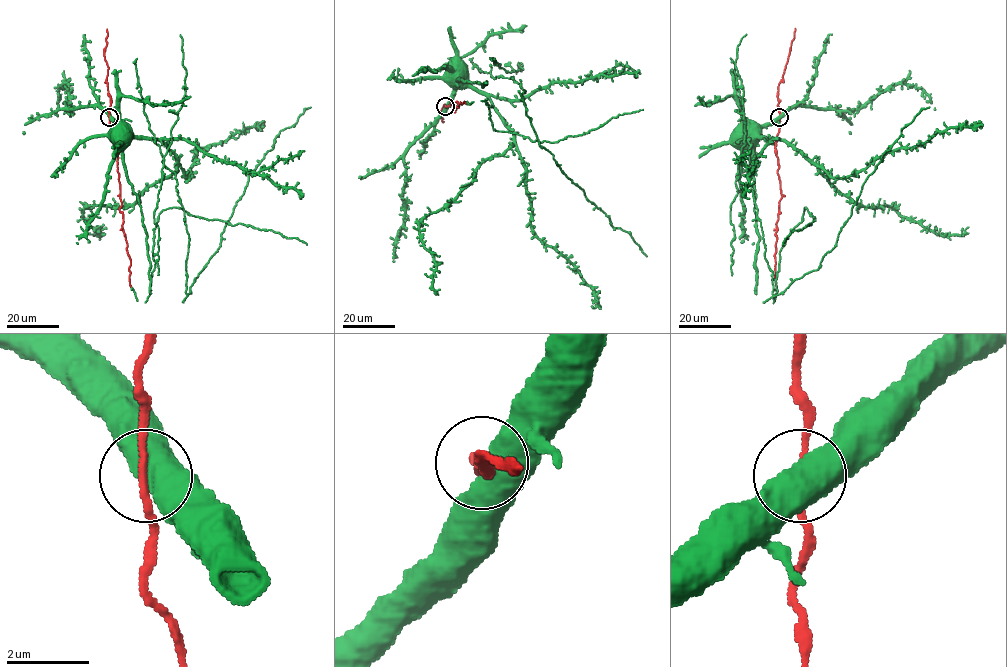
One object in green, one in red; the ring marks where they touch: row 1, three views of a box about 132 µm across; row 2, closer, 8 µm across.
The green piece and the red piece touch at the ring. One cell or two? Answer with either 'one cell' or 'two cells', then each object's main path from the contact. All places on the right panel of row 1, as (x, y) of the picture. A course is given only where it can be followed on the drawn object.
one cell; green runs (779, 117), (762, 126), (747, 127), (737, 137); red runs (779, 117), (775, 152), (782, 197), (775, 234), (776, 287)

